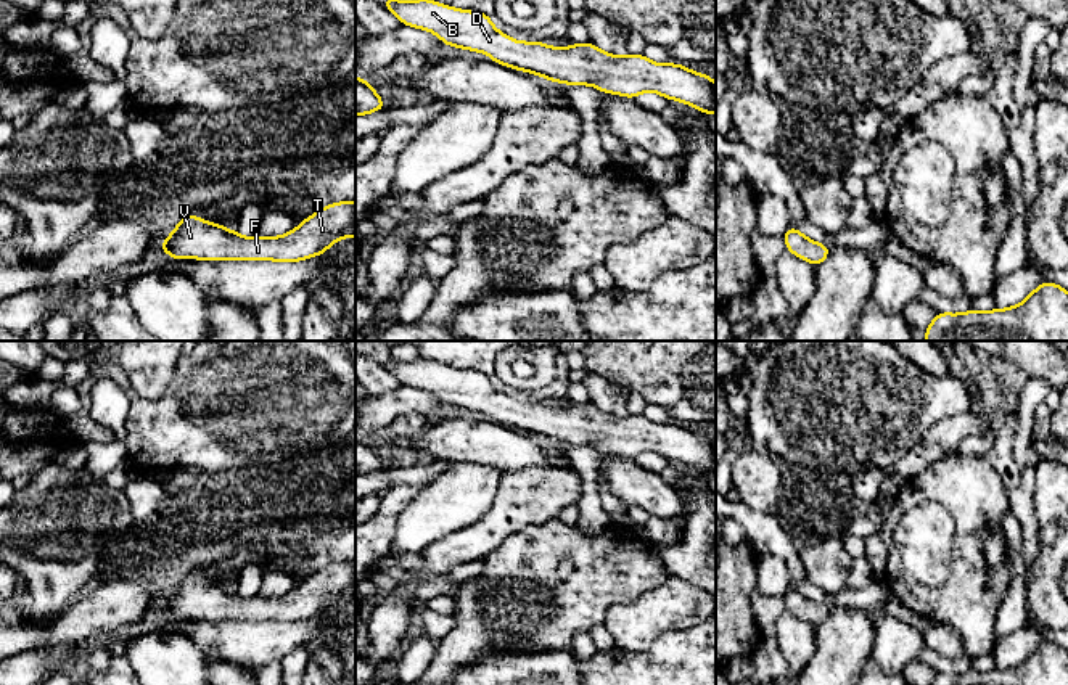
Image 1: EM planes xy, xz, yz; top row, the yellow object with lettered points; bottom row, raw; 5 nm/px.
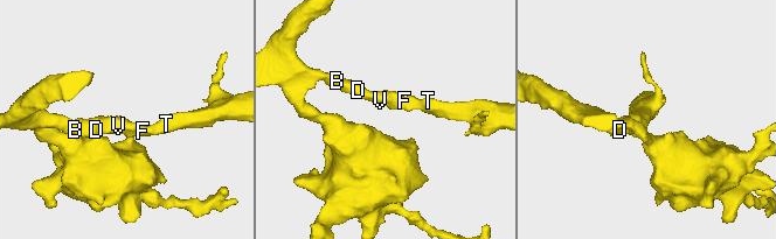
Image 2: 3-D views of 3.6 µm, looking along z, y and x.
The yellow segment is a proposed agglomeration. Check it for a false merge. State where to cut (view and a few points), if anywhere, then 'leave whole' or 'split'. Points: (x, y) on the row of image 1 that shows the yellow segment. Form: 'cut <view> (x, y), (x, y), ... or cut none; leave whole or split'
cut none; leave whole

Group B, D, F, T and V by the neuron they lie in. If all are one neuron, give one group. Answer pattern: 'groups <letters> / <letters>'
groups B D F T V

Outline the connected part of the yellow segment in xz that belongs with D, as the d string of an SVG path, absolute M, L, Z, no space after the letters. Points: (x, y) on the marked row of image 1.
M384 0L383 6L392 11L402 24L434 32L444 45L483 51L497 64L532 72L552 82L595 85L600 93L610 92L627 98L635 98L643 92L655 92L668 100L690 105L703 114L716 113L716 82L711 76L701 76L677 63L655 64L645 55L614 56L602 51L592 42L573 43L568 48L555 48L542 42L516 42L499 32L487 14L457 10L433 0L415 0L410 3Z

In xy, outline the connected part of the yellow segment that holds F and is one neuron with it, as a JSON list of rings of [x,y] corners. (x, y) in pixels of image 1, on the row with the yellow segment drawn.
[[[343,201],[325,206],[304,219],[294,230],[275,238],[264,238],[259,235],[243,238],[235,230],[227,230],[219,224],[209,224],[204,219],[188,214],[174,227],[172,235],[167,236],[159,248],[172,259],[296,262],[320,256],[339,238],[352,236],[355,236],[355,201]]]

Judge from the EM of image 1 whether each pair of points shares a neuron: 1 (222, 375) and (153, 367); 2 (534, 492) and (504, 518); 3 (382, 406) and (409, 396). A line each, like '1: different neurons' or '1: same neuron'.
1: different neurons
2: same neuron
3: same neuron

